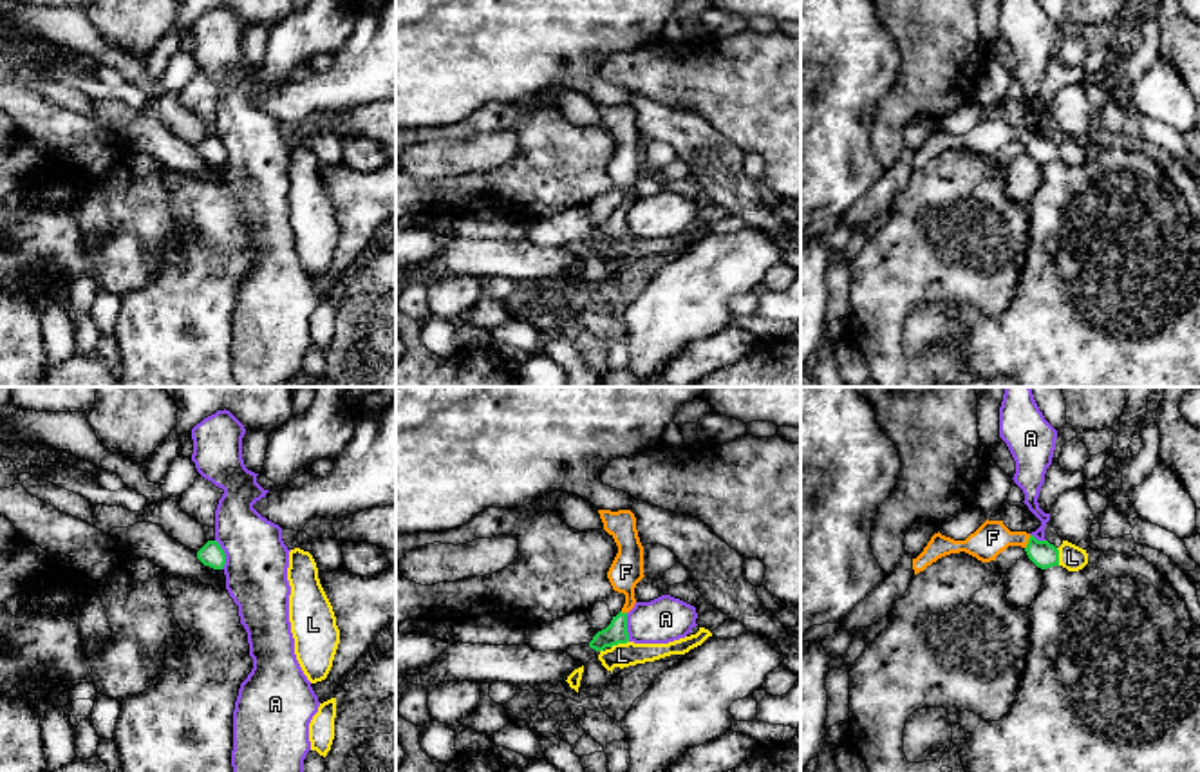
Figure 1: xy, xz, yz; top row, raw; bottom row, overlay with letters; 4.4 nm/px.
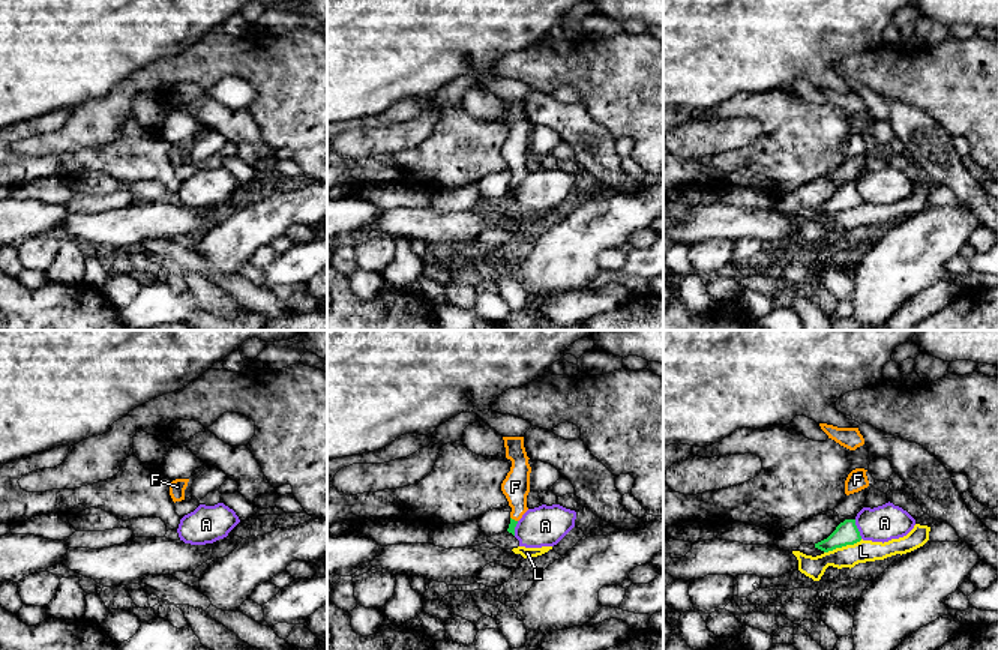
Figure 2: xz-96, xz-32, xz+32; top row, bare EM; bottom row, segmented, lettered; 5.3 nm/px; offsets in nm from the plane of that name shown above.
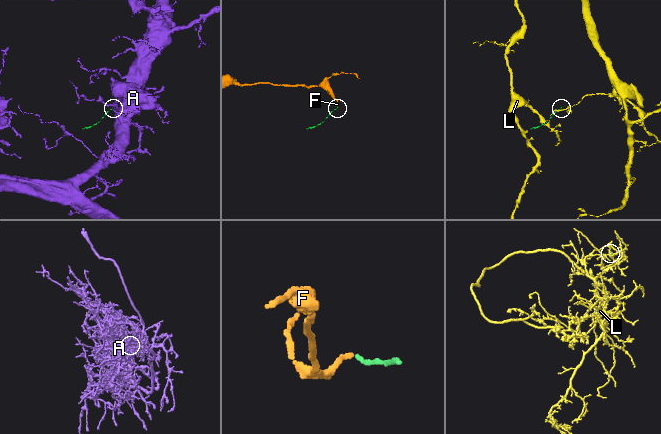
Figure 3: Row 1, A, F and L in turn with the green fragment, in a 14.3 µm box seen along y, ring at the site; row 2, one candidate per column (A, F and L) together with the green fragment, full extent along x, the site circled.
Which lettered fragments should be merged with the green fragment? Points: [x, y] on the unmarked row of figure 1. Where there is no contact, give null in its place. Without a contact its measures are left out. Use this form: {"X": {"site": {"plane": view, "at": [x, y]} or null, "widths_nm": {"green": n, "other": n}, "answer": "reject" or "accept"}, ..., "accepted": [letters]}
{"A": {"site": {"plane": "xy", "at": [224, 149]}, "widths_nm": {"green": 100, "other": 280}, "answer": "reject"}, "F": {"site": {"plane": "yz", "at": [1029, 138]}, "widths_nm": {"green": 120, "other": 150}, "answer": "accept"}, "L": {"site": {"plane": "xz", "at": [618, 237]}, "widths_nm": {"green": 100, "other": 110}, "answer": "reject"}, "accepted": ["F"]}

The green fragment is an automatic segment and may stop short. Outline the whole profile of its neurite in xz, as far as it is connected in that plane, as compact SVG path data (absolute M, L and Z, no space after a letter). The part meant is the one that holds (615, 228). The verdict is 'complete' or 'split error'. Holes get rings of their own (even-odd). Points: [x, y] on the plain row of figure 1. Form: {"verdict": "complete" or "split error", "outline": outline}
{"verdict": "split error", "outline": "M598 105L604 125L614 134L618 148L607 166L607 174L614 186L625 190L622 206L613 212L611 219L598 226L589 242L604 246L618 239L629 237L627 208L634 202L634 183L643 170L643 141L636 125L636 112L631 105Z"}

